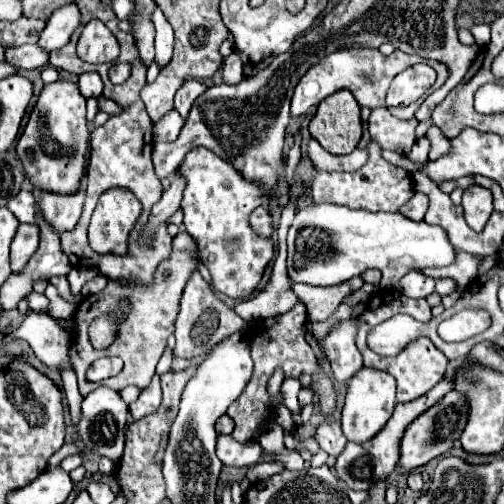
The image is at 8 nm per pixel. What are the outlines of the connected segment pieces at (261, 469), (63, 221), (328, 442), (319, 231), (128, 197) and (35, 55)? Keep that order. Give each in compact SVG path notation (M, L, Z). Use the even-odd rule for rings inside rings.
M260 462L260 464L250 466L248 472L246 472L246 476L248 476L248 480L254 484L254 482L266 480L266 478L270 478L270 476L274 476L274 474L278 474L278 472L282 472L282 470L284 470L284 468L282 468L280 464L274 464L274 462Z
M86 178L82 180L78 194L74 196L58 196L48 192L42 194L38 210L42 212L44 220L58 232L58 236L62 236L62 232L74 230L74 226L78 224L84 204L84 190L86 190Z
M324 422L318 426L316 430L316 442L320 444L320 448L324 452L328 452L330 456L338 456L342 452L342 448L346 446L346 436L342 434L342 428L338 422Z
M312 204L302 208L288 232L288 276L292 282L306 282L312 286L334 286L342 284L354 276L362 276L368 268L376 268L382 272L382 288L398 288L398 280L408 270L422 268L442 268L450 266L456 256L456 248L446 238L446 230L438 226L430 226L424 220L414 222L400 212L366 212L366 210L350 210L346 206L334 204Z
M128 188L104 192L90 220L90 248L94 248L94 240L104 240L104 248L108 250L128 250L128 232L141 213L140 200Z
M24 44L24 46L16 46L16 48L6 48L6 60L8 64L16 66L16 68L40 68L48 62L48 54L38 48L36 44Z

